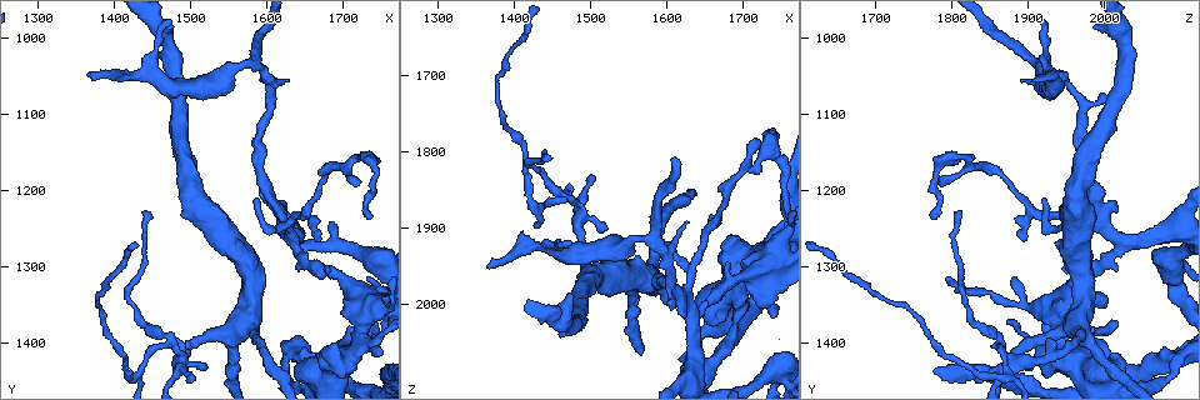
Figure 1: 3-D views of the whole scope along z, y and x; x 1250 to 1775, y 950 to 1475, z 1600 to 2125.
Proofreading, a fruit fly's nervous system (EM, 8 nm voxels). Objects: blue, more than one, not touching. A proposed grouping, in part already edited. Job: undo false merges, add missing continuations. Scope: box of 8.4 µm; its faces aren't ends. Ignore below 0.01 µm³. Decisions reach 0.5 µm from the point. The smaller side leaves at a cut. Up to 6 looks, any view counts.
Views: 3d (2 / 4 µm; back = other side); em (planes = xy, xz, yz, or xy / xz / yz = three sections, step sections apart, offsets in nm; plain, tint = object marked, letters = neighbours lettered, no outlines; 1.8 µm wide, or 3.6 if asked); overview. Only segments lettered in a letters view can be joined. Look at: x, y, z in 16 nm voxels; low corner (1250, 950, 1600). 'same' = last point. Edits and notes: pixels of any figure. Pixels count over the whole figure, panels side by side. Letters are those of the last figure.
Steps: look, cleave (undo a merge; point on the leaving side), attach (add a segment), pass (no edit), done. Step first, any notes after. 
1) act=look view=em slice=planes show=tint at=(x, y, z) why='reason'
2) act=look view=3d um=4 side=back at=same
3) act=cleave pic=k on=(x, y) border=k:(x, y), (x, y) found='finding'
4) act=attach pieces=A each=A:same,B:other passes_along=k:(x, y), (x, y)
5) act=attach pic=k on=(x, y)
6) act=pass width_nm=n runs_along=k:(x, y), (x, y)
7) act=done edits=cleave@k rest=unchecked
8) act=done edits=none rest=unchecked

act=look view=3d um=4 at=(1365, 1050, 1945) why='free end'

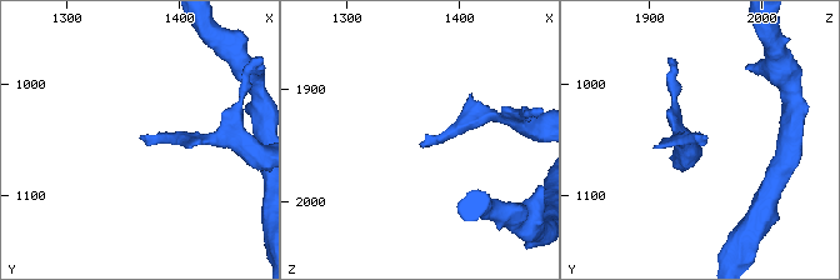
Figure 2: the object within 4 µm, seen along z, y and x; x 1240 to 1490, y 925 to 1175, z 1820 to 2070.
act=look view=em slice=xy step=8 show=letters at=(1364, 1046, 1950)

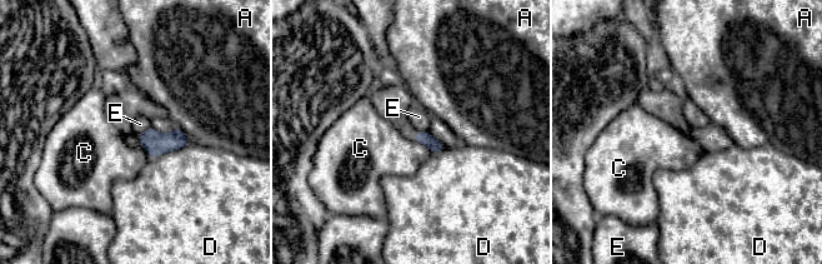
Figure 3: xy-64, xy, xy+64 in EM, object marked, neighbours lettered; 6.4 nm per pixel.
act=pass each=A:other,C:other,D:other,E:other border=3:(151, 126), (139, 135), (141, 147) found='none of them fits'

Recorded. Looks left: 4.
act=look view=3d um=2 at=(1670, 1270, 1890) why='tapers out'

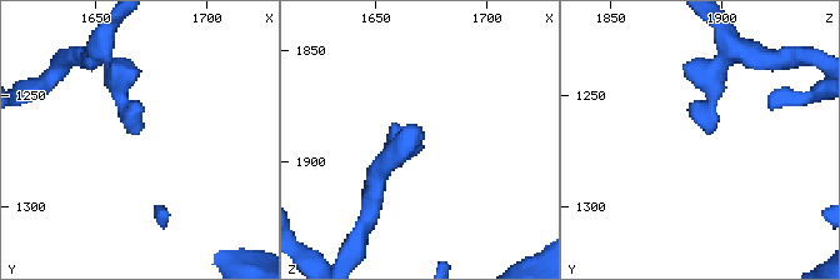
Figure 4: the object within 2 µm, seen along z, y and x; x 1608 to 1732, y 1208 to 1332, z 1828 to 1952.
act=look view=em um=3.6 slice=yz step=4 show=tint at=(1669, 1267, 1893) why='now the EM'

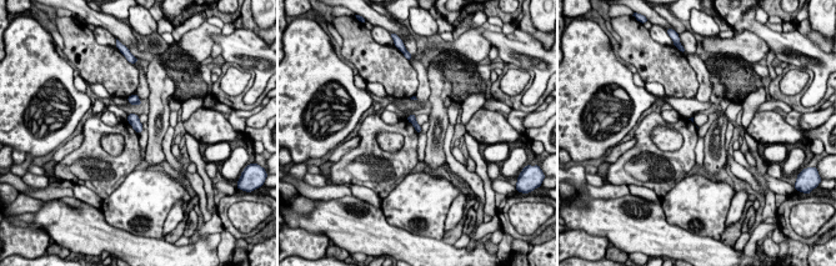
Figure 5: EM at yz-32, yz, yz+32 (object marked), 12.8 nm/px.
act=look view=em um=3.6 slice=planes show=letters at=same

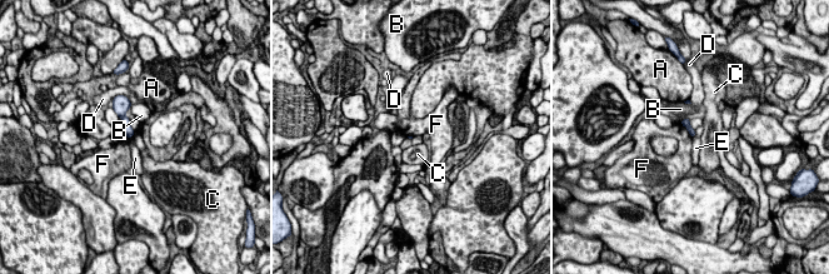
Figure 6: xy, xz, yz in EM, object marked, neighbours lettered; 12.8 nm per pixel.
act=pass each=A:other,B:other,C:other,D:other,E:other,F:other border=6:(680, 123), (692, 138) found='no lettered segment goes on from it'

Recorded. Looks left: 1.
act=done edits=none rest=unchecked

